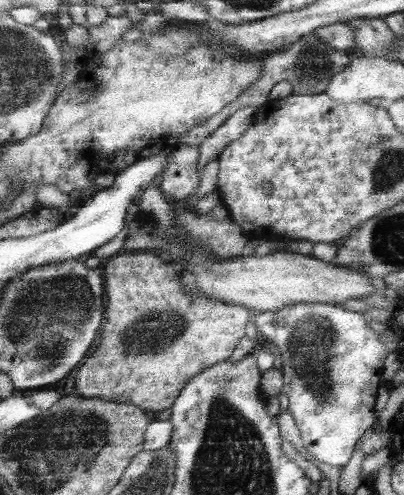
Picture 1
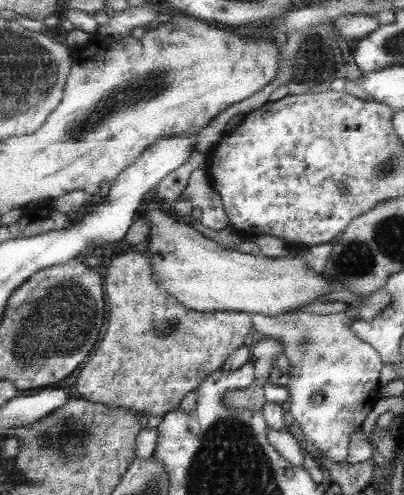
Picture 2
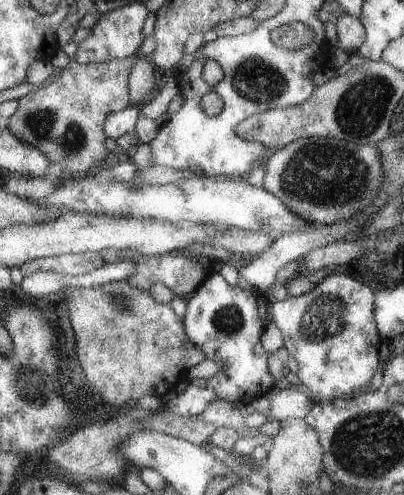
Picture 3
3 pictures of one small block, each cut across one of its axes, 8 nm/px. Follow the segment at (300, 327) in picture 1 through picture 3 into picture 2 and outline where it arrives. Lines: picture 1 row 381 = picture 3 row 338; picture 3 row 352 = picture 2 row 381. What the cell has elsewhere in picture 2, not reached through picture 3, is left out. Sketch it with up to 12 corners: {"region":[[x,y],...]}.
{"region":[[341,314],[253,316],[303,440],[345,462],[387,362]]}

